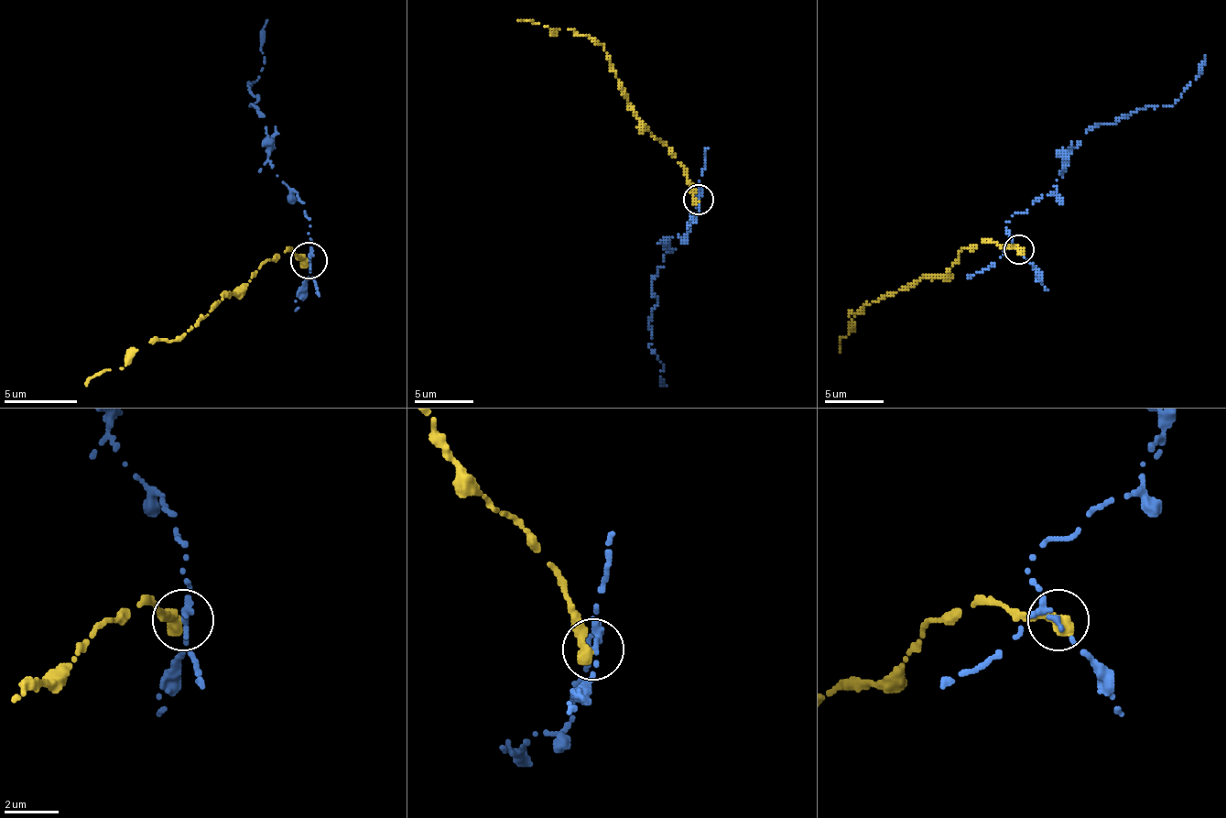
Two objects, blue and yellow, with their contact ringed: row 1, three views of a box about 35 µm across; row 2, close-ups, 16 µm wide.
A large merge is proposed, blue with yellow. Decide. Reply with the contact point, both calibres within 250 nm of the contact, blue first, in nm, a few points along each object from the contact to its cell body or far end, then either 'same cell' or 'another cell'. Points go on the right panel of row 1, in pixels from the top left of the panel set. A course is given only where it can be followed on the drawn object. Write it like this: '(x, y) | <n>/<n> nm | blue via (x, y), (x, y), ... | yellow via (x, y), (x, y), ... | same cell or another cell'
(1018, 249) | 260/550 nm | blue via (1018, 248), (1006, 222), (1050, 195), (1062, 159), (1086, 133), (1139, 109), (1172, 105), (1196, 79), (1205, 55) | yellow via (1018, 248), (971, 245), (944, 275), (923, 275), (866, 304), (849, 316), (840, 352) | another cell

